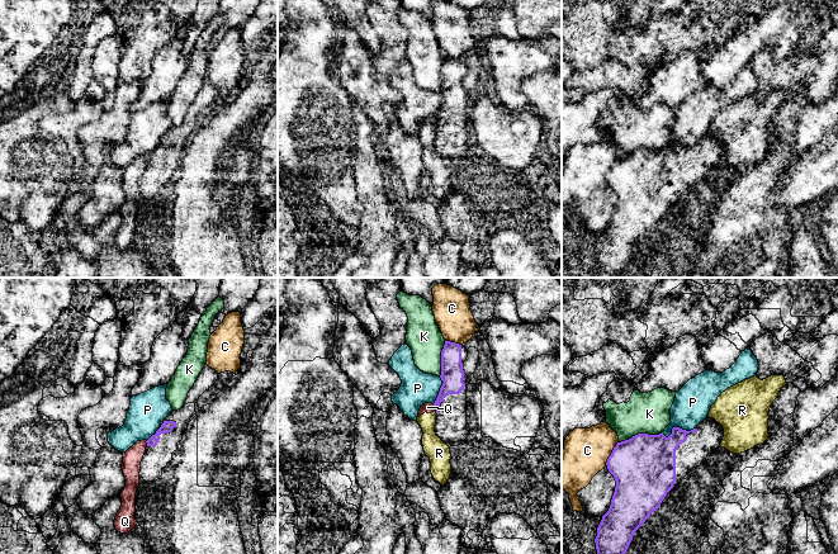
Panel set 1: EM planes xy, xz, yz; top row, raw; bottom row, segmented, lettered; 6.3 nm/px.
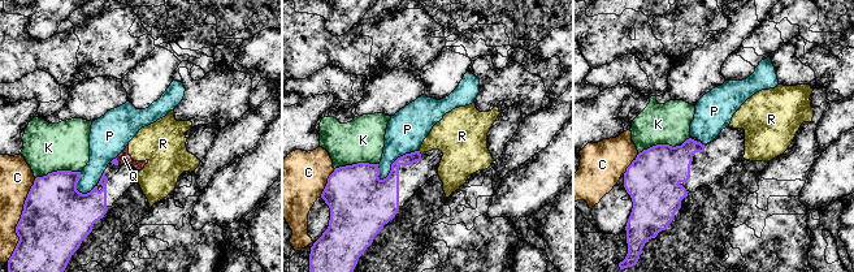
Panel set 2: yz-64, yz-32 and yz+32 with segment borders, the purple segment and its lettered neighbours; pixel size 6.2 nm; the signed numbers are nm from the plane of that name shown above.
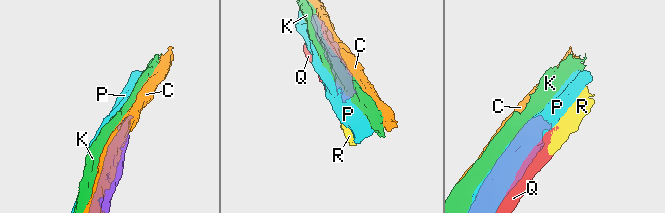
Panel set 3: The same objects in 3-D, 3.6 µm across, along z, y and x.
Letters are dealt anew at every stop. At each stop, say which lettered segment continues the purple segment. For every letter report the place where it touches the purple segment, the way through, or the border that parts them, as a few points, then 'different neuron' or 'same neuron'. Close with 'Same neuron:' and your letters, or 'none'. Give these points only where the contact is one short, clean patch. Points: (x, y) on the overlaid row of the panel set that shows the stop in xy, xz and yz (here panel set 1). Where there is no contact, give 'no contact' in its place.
C: meets purple in yz at (611, 453); different neuron
K: meets purple in yz at (640, 434); different neuron
P: meets purple in yz at (677, 427); different neuron
Q: meets purple in xy at (146, 441); different neuron
R: meets purple in xz at (436, 411); border along xz (435, 408), (436, 413); different neuron
Same neuron: none

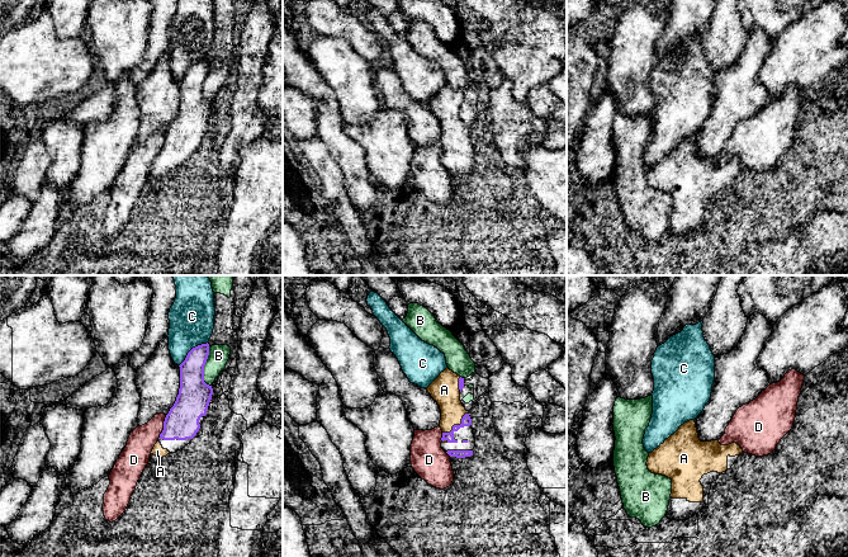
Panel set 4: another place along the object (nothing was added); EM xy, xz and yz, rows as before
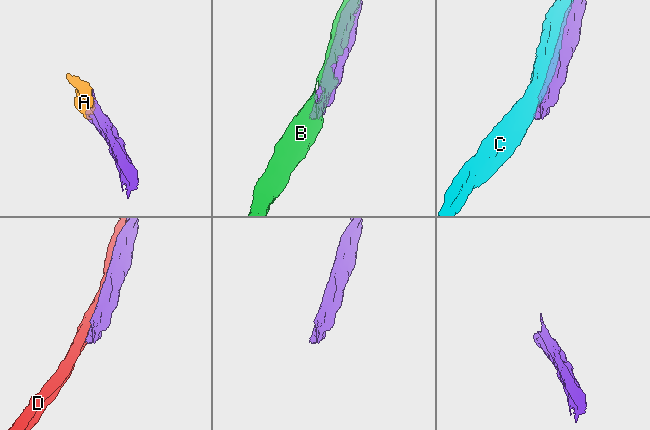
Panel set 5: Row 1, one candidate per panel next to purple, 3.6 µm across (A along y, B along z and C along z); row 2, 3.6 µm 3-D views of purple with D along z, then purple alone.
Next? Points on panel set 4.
A: meets purple in xz at (456, 425); same neuron
B: meets purple in xy at (203, 367); different neuron
C: meets purple in xy at (190, 350); different neuron
D: meets purple in xy at (164, 426); different neuron
Same neuron: A

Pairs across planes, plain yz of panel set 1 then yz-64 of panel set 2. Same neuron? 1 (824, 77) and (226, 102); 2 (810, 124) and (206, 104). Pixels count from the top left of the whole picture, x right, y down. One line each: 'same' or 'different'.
1: same
2: different

